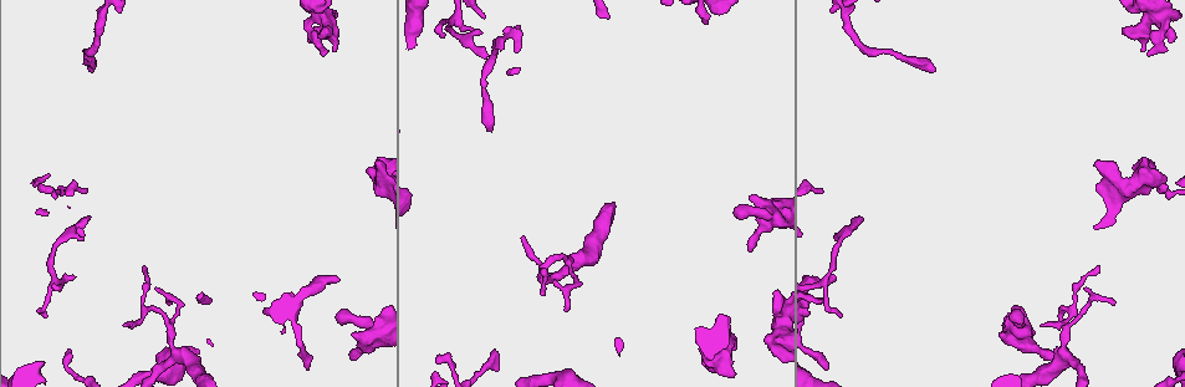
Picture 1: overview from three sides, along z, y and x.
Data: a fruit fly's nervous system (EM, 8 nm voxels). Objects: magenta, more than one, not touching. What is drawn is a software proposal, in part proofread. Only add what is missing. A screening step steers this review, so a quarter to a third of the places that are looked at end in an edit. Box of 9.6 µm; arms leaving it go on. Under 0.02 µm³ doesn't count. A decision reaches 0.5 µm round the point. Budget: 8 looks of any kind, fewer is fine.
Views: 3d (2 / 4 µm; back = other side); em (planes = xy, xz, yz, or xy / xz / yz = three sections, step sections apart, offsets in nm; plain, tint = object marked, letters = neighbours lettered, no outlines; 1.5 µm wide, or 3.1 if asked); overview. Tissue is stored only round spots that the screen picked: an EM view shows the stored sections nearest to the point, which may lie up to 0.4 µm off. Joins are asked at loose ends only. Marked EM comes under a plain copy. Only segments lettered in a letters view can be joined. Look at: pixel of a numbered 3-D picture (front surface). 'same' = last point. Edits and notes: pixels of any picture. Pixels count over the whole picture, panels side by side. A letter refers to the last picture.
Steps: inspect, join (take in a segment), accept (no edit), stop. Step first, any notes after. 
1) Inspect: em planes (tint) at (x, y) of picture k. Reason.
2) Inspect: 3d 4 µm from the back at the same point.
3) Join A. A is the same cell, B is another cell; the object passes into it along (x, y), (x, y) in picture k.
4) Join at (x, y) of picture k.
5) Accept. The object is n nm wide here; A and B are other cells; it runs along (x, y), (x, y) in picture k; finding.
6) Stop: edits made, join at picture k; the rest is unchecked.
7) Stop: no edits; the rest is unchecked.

Inspect: em yz step 8 (letters) at (703, 23) of picture 1. Branch stops here.

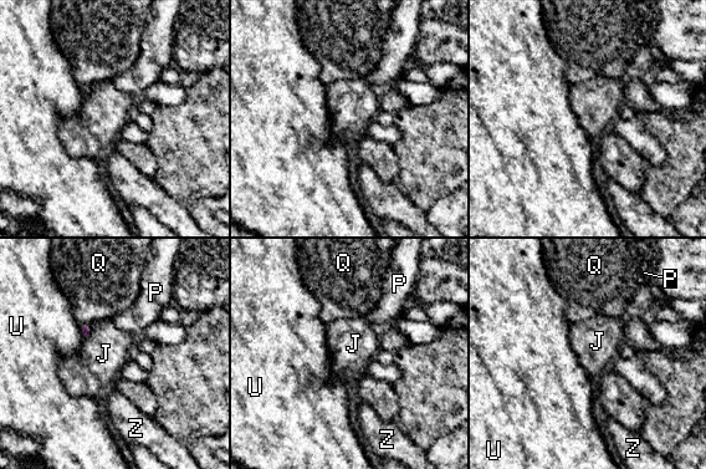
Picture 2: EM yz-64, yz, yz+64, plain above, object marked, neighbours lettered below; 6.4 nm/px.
Inspect: em planes (letters) at the same point. Cut it another way.

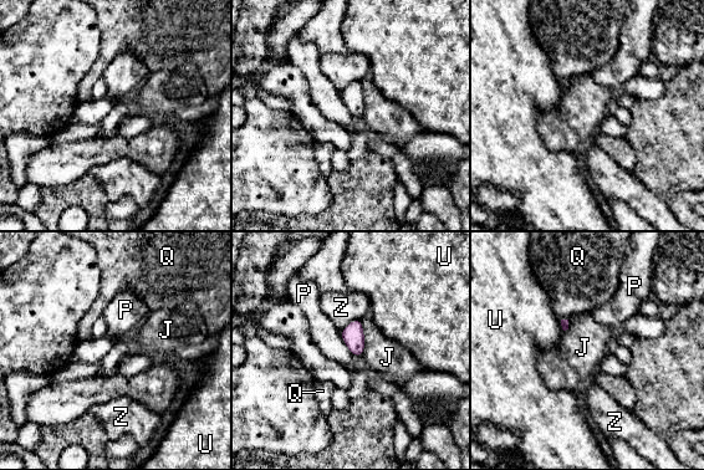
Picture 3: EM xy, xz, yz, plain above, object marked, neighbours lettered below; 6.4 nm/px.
Accept. The object is 140 nm wide here; J, P, Q, U and Z are other cells; none of them fits.

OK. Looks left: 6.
Inspect: em planes (letters) at (750, 251) of picture 1.

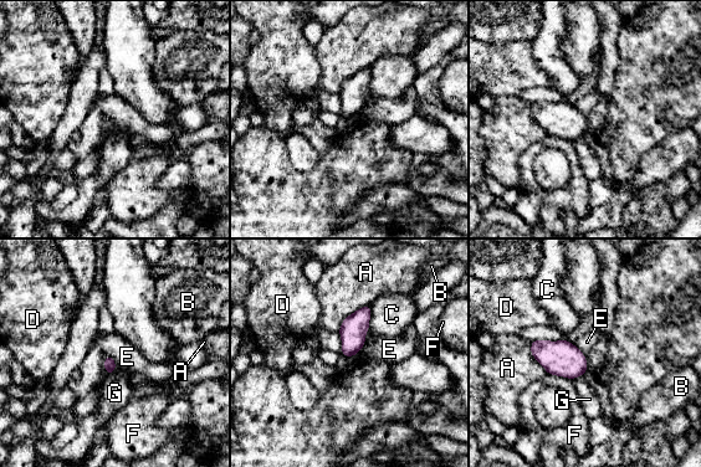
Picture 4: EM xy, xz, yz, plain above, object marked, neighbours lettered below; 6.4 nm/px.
Accept. A, B, C, D, E, F and G are other cells; a border runs along (574, 345), (586, 357) in picture 4; none of them fits.

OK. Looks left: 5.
Inspect: em planes (letters) at (1043, 325) of picture 1. An open end.

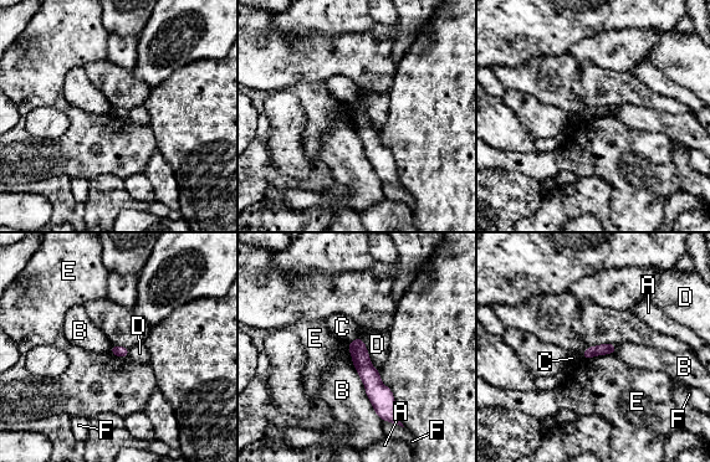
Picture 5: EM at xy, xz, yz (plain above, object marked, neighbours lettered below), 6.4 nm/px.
Accept. A, B, C, D, E and F are other cells; it runs along (352, 344), (393, 416) in picture 5; no lettered segment goes on from it.

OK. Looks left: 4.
Stop: no edits; the rest is unchecked.

